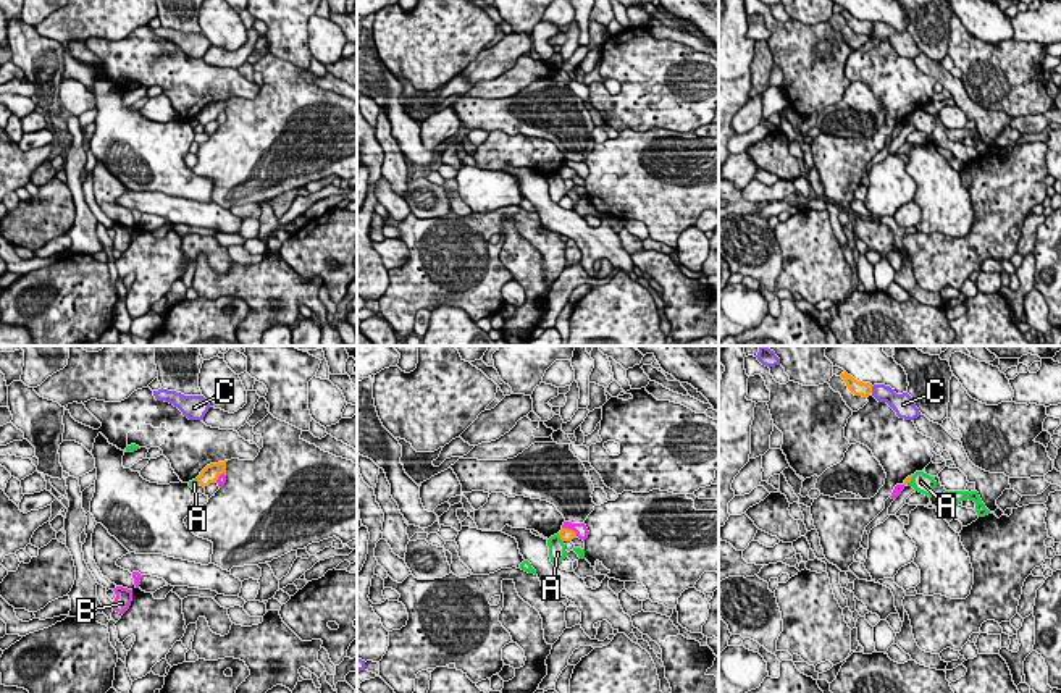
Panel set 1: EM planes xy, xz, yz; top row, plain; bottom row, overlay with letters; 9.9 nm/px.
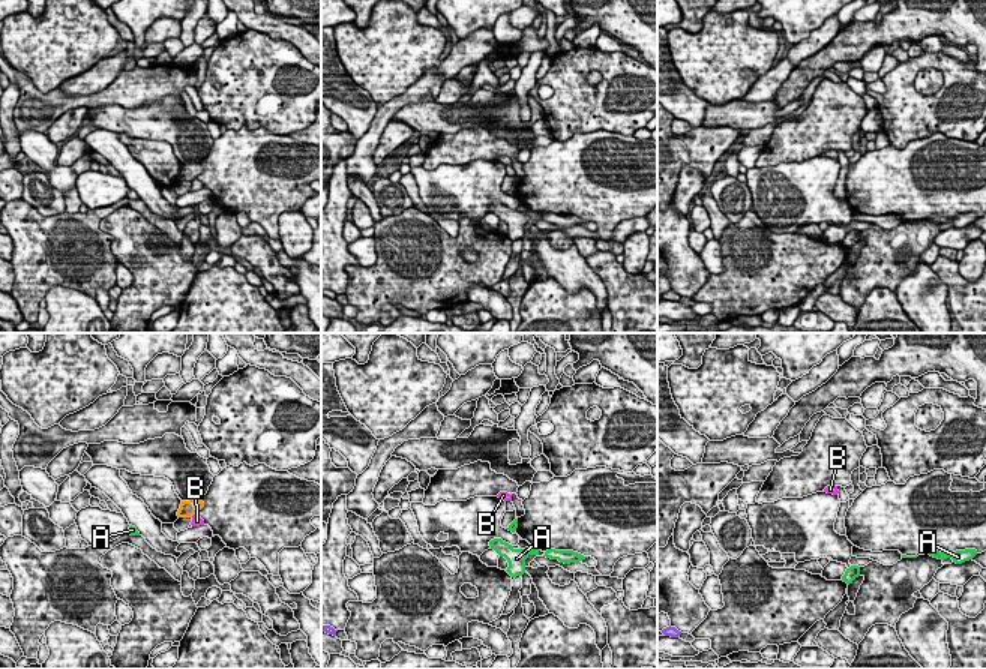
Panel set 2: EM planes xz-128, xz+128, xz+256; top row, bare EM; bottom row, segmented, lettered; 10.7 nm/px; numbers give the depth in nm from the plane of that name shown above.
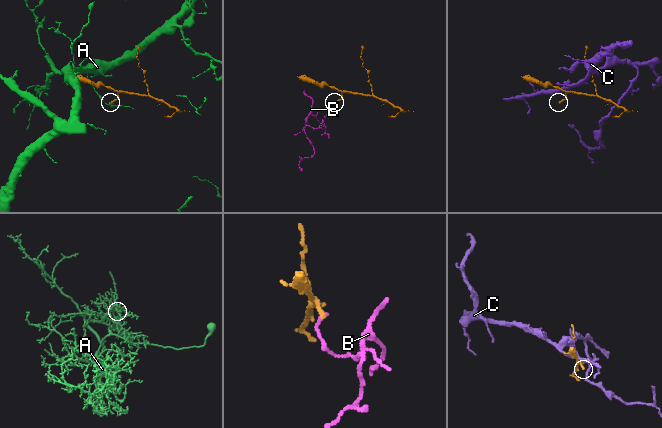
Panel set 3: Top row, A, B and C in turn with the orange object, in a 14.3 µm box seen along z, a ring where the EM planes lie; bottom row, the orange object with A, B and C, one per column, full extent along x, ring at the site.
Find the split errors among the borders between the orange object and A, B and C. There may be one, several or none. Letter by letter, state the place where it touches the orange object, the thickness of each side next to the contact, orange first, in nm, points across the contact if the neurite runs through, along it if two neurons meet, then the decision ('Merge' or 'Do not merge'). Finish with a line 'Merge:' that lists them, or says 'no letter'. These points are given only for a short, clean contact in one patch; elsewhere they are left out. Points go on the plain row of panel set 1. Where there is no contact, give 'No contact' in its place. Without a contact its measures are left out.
A: Touches orange at xz (561, 176). Thickness 130 nm (orange) against 170 nm. Do not merge
B: Touches orange at xz (570, 168). Thickness 130 nm (orange) against 130 nm. Boundary: xz (562, 165), (570, 167), (577, 173). Do not merge
C: Touches orange at yz (871, 28). Thickness 160 nm (orange) against 170 nm. Do not merge
Merge: no letter

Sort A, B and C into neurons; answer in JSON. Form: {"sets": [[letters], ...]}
{"sets": [["A"], ["B"], ["C"]]}

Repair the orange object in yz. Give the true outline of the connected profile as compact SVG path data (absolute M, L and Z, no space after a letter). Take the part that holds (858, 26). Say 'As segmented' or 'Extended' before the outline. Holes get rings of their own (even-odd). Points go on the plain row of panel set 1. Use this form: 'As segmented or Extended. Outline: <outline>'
As segmented. Outline: M846 10L840 13L848 27L854 32L854 34L862 34L862 36L869 36L872 31L872 23L870 21L862 21L854 18L851 13L848 13Z

